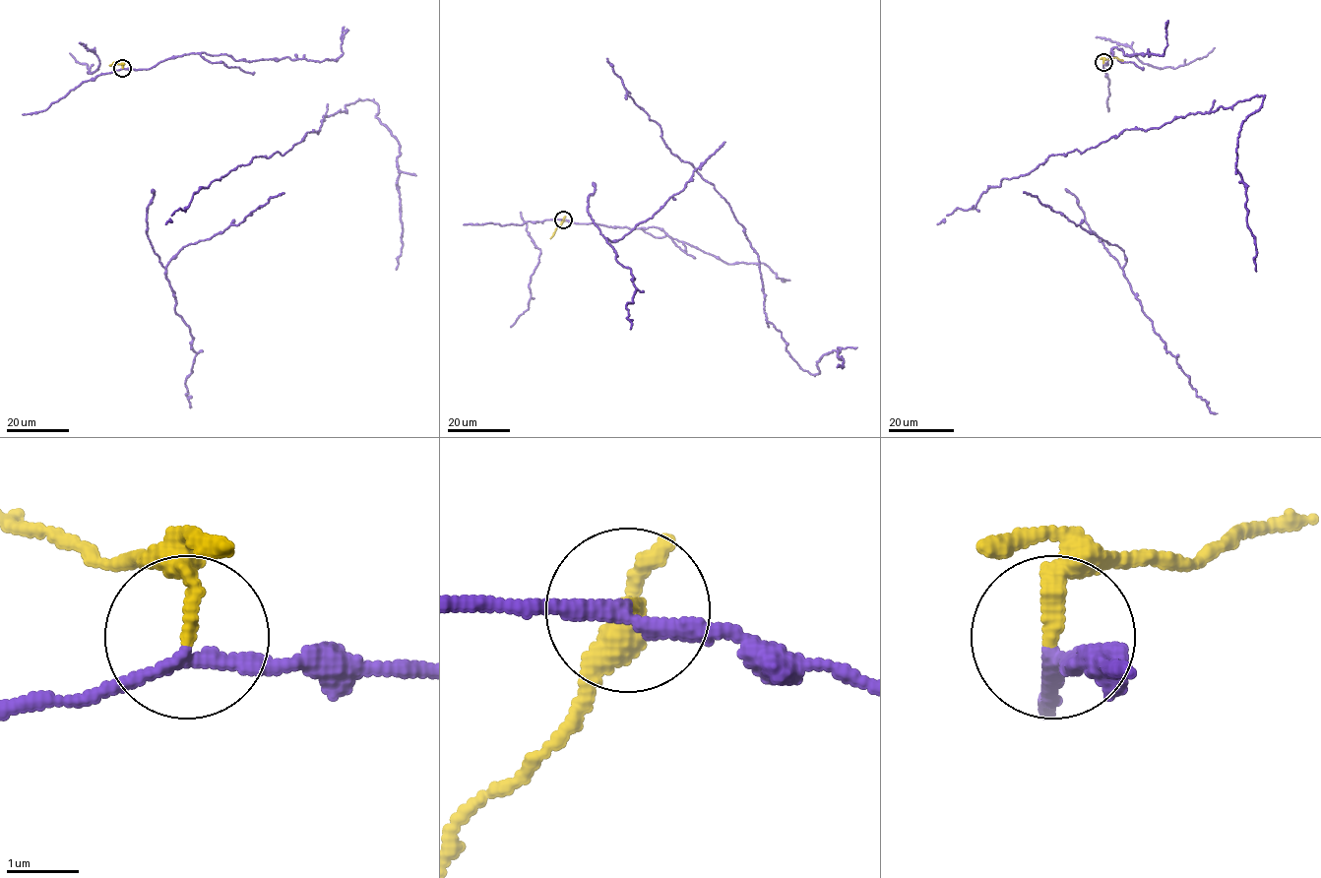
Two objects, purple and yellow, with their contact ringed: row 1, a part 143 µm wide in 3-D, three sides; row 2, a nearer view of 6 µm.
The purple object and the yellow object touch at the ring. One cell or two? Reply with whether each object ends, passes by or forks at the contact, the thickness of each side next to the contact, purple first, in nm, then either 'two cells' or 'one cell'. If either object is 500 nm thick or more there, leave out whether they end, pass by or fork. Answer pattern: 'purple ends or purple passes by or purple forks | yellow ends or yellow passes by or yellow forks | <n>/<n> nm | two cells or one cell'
purple passes by | yellow ends | 200/200 nm | two cells

